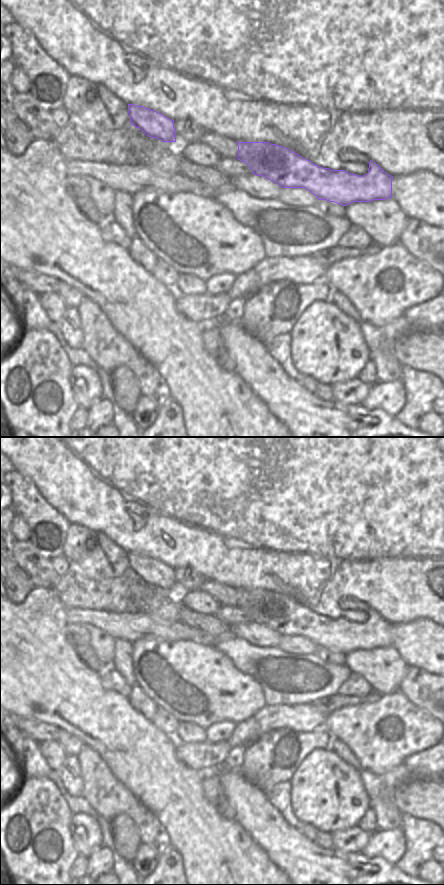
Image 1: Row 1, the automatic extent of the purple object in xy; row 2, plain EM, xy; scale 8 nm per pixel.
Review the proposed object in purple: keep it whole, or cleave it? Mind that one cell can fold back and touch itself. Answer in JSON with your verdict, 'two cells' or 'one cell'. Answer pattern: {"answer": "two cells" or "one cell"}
{"answer": "two cells"}

